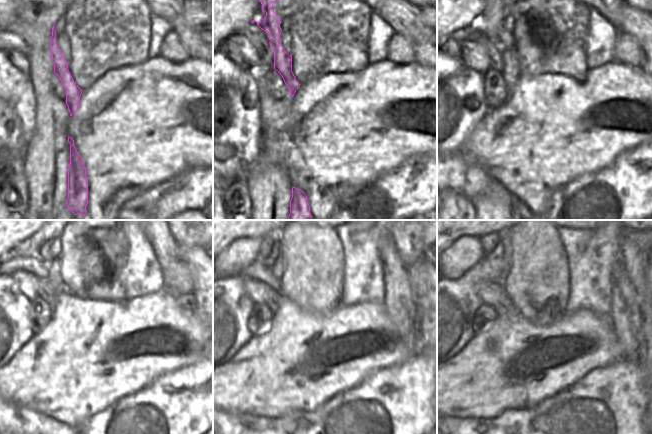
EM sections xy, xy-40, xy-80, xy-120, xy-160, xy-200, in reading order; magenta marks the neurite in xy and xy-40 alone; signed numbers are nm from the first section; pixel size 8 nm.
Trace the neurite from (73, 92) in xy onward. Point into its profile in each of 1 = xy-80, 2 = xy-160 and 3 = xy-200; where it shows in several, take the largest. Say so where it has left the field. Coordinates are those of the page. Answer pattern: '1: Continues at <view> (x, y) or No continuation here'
1: Continues at xy-80 (489, 23)
2: Continues at xy-160 (233, 260)
3: Continues at xy-200 (465, 252).

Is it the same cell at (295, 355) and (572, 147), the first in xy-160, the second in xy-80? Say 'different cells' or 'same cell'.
same cell

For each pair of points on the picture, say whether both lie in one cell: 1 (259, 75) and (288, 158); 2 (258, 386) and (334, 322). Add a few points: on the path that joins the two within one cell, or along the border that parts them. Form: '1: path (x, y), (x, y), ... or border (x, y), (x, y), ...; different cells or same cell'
1: border (290, 109), (286, 124), (278, 132), (277, 153); different cells
2: path (277, 368), (315, 330); same cell

